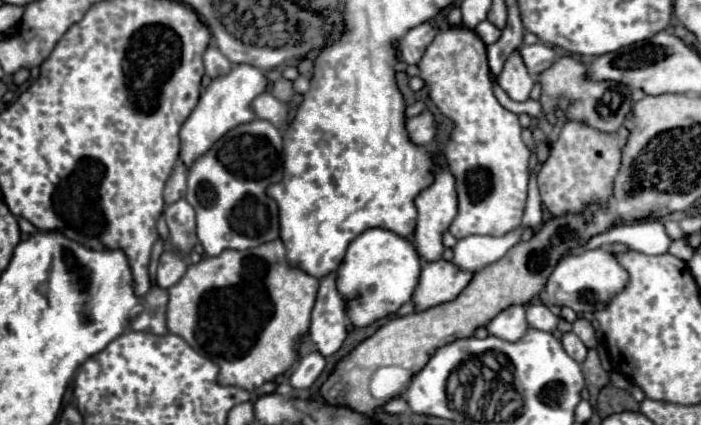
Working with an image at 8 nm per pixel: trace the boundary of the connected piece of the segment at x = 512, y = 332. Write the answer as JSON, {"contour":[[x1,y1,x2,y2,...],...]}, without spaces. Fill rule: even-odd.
{"contour":[[510,305,488,323,490,335,498,335,500,339,506,341,518,341,526,333,526,329,528,323,526,323,524,305]]}

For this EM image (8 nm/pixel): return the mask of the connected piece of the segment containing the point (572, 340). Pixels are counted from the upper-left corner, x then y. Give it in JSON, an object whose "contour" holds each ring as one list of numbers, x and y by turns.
{"contour":[[570,331,570,333,564,333,562,335,562,347,564,347,564,351,572,357,572,359,576,359,578,363,582,363,582,359,586,357,586,347,584,347,584,343]]}

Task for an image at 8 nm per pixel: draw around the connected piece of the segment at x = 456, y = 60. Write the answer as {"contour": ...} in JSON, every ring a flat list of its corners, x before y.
{"contour":[[442,23,436,29,434,41,426,47,422,59,418,61,418,69,420,69,420,79,430,89,430,101,456,123,450,135,450,141,444,149,446,163,456,177,456,191,458,191,458,215,450,223,450,233,456,239,462,239,468,235,502,237,514,231,522,223,526,191,528,191,528,181,530,181,532,151,522,141,522,127,520,127,518,115,504,109,494,97,484,41,476,35,476,31,464,25,450,27]]}

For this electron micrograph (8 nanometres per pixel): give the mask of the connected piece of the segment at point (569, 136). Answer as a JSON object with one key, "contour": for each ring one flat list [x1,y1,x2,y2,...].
{"contour":[[568,121,558,139,550,143,550,157,538,173,538,187,544,207,560,217,564,213,580,213,590,203,606,205,614,193,614,179,620,171,622,143,616,133,604,133,582,121]]}

